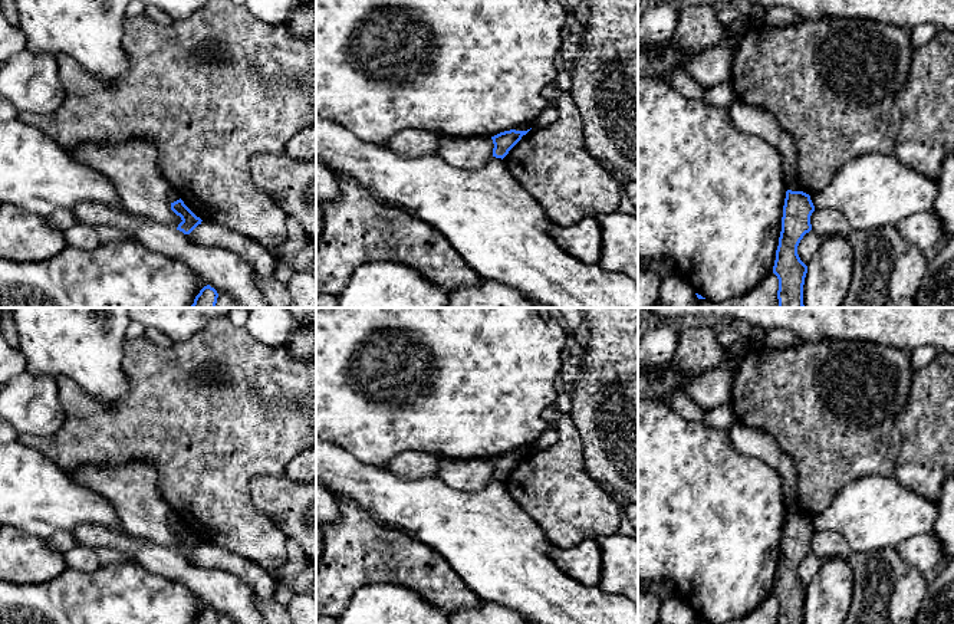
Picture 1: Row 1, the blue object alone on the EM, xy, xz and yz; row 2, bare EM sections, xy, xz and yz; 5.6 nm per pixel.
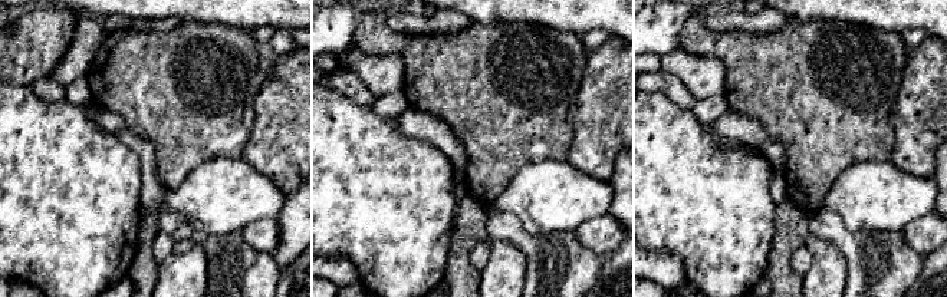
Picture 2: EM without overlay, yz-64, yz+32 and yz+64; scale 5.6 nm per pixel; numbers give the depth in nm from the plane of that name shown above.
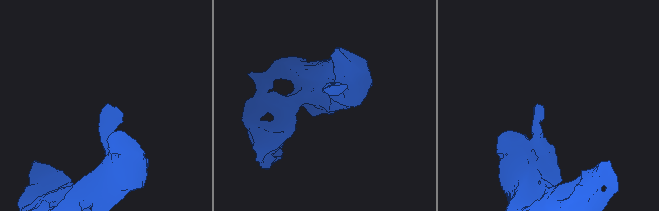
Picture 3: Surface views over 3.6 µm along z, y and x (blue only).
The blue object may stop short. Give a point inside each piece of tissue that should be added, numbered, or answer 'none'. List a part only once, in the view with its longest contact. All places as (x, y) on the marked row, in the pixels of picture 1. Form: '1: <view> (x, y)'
none

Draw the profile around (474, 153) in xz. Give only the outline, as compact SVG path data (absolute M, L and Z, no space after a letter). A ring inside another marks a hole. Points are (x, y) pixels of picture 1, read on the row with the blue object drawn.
M440 137L437 155L451 165L478 170L490 161L493 148L491 137Z

